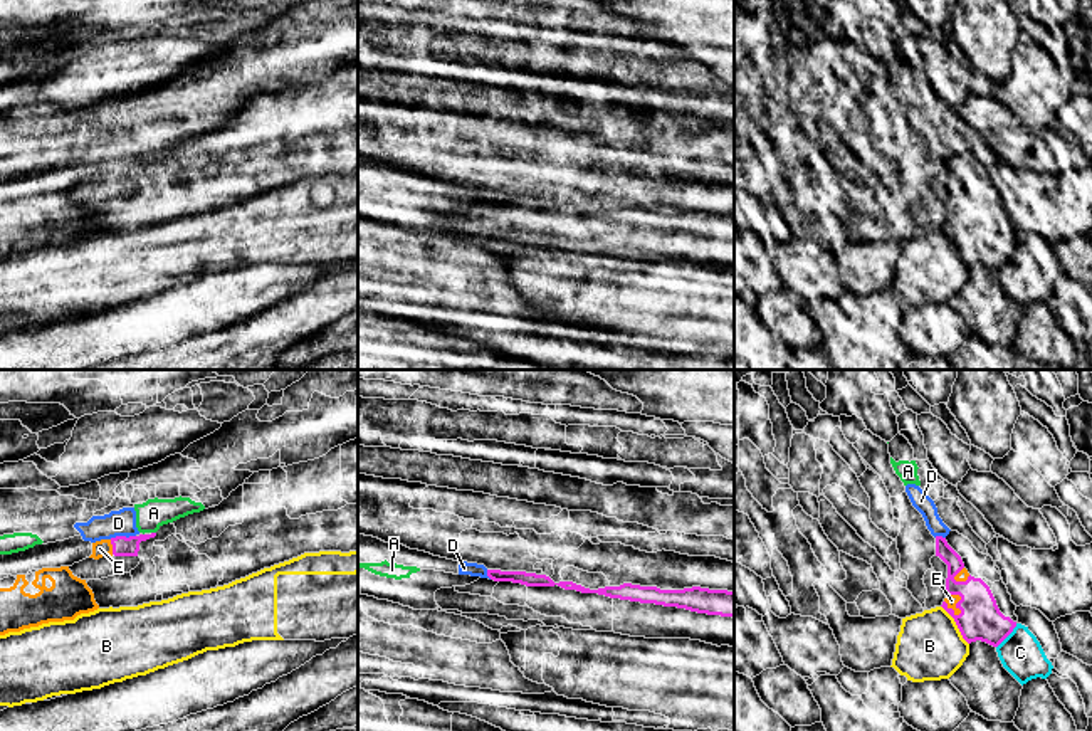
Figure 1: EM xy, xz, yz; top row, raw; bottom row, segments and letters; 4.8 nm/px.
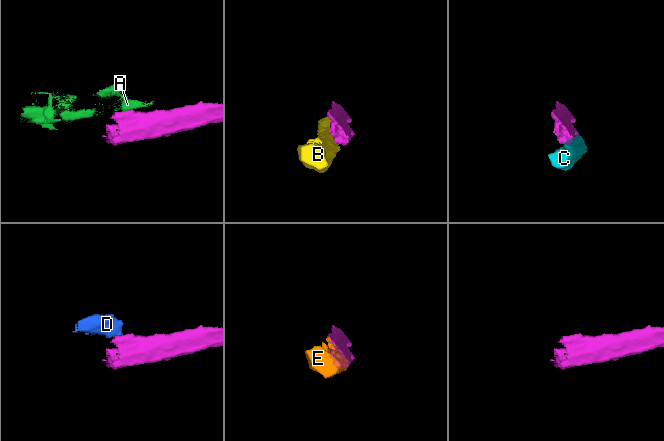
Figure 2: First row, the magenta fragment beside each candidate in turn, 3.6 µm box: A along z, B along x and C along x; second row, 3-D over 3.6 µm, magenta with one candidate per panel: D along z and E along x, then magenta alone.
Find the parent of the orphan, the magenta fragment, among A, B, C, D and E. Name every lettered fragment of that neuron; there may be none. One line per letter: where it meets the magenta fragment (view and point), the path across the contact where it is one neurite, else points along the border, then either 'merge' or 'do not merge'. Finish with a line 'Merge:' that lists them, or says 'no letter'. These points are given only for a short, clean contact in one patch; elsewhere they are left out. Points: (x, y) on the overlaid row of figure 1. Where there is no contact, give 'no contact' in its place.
A: meets magenta in xy at (153, 533); border along xy (152, 531), (155, 533); do not merge
B: meets magenta in yz at (956, 624); do not merge
C: meets magenta in yz at (1008, 634); do not merge
D: meets magenta in xy at (121, 536); border along xy (135, 535), (110, 538); do not merge
E: meets magenta in yz at (960, 600); merge
Merge: E

